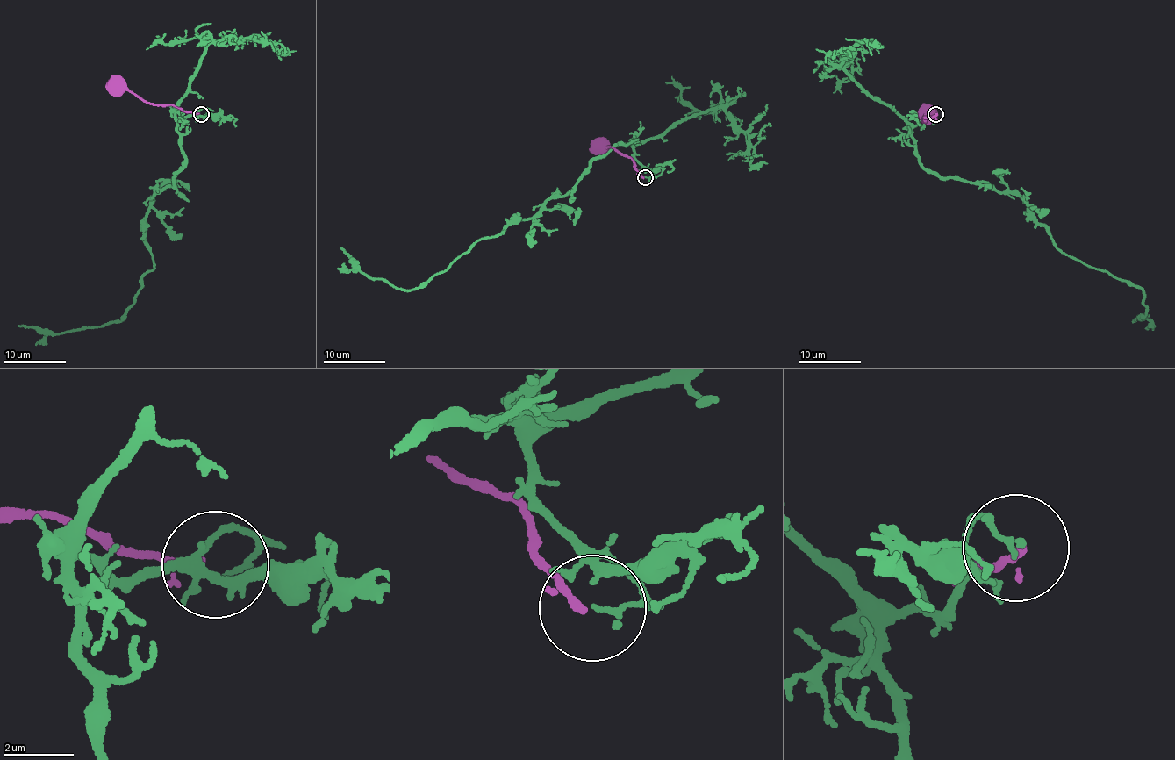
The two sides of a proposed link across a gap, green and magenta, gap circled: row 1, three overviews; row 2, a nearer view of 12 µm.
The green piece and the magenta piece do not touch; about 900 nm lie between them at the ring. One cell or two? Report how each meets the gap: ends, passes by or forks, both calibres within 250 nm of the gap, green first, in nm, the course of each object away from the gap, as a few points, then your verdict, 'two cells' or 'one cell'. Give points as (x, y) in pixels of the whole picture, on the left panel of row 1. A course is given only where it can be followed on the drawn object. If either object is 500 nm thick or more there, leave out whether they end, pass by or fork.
green ends; magenta passes by; calibres 150 and 150 nm; course green (202, 116), (176, 112), (184, 158), (155, 190), (154, 266), (120, 321), (17, 326); course magenta (199, 113), (184, 111), (172, 105), (152, 105), (132, 93), (106, 84); two cells

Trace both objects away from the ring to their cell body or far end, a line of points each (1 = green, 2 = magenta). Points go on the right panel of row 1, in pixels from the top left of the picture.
1: (934, 116), (927, 109), (911, 129), (921, 167), (1013, 193), (1056, 249), (1144, 290), (1148, 307), (1132, 323)
2: (936, 113), (931, 118), (926, 117), (925, 123), (924, 117), (933, 115), (929, 114)

